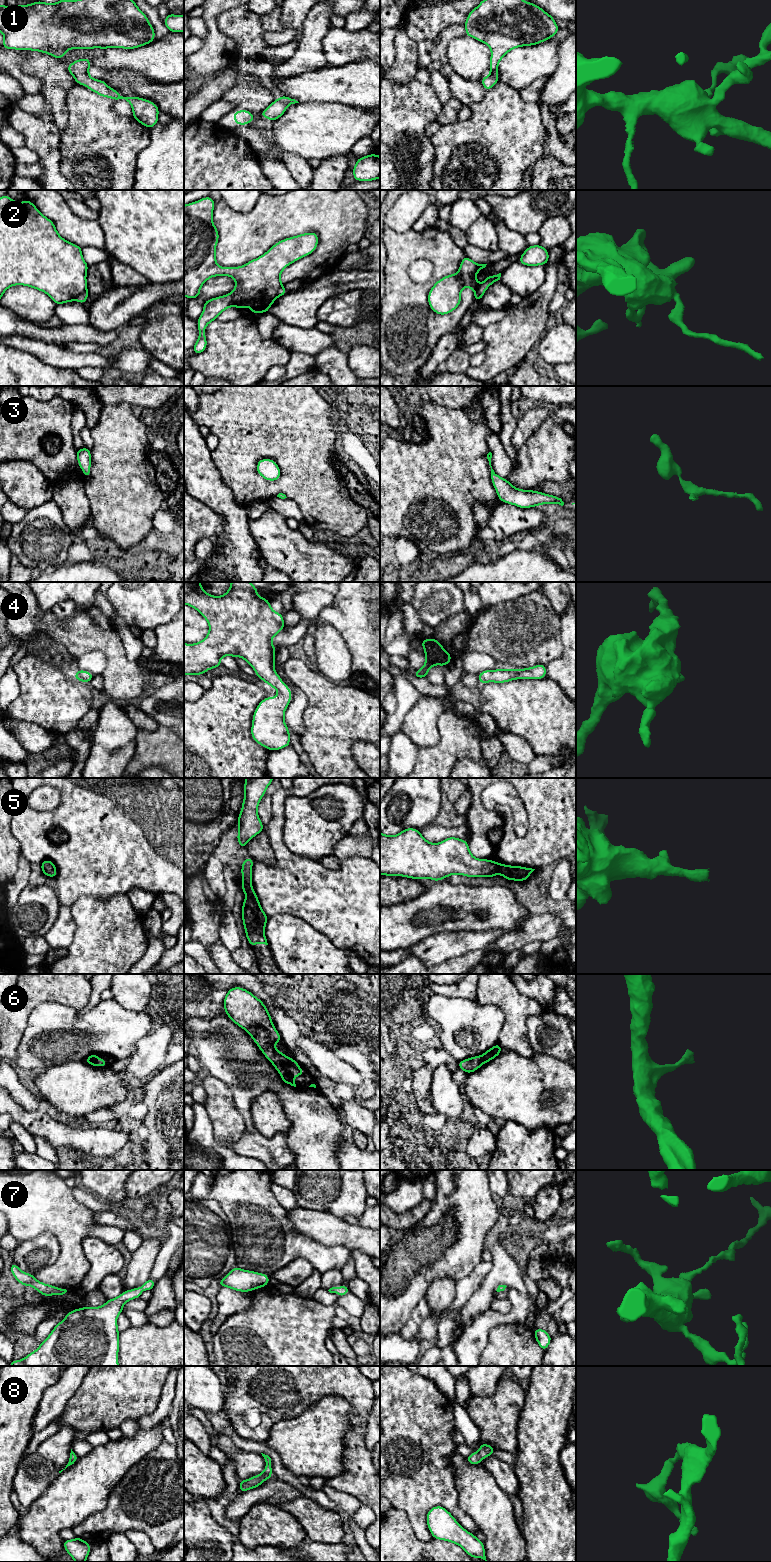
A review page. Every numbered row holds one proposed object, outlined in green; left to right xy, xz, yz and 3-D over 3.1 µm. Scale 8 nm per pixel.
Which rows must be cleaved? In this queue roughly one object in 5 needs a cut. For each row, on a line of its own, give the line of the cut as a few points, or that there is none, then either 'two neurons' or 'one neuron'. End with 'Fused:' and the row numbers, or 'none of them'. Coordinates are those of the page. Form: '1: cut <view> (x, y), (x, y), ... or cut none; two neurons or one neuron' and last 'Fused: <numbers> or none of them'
1: cut none; one neuron
2: cut xy (86, 289), (75, 299); two neurons
3: cut none; one neuron
4: cut none; one neuron
5: cut none; one neuron
6: cut none; one neuron
7: cut none; one neuron
8: cut none; one neuron
Fused: 2

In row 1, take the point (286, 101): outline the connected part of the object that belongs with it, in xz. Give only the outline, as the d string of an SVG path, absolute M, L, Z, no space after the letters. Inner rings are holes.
M280 96L274 102L272 102L264 111L260 113L261 117L267 118L271 121L275 121L280 118L286 111L290 104L299 103L293 98L287 96Z

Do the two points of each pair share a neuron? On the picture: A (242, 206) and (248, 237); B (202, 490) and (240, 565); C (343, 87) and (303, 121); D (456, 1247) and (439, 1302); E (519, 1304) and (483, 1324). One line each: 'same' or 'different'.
A: different
B: same
C: different
D: different
E: same

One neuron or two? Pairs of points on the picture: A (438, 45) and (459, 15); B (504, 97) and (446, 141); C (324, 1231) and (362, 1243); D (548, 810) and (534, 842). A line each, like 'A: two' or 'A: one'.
A: two
B: one
C: one
D: one

